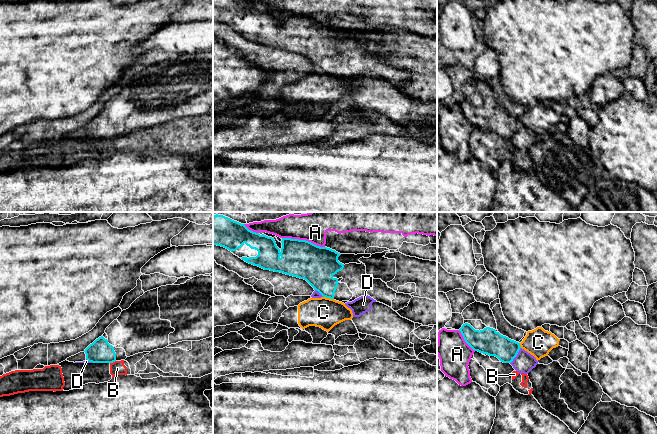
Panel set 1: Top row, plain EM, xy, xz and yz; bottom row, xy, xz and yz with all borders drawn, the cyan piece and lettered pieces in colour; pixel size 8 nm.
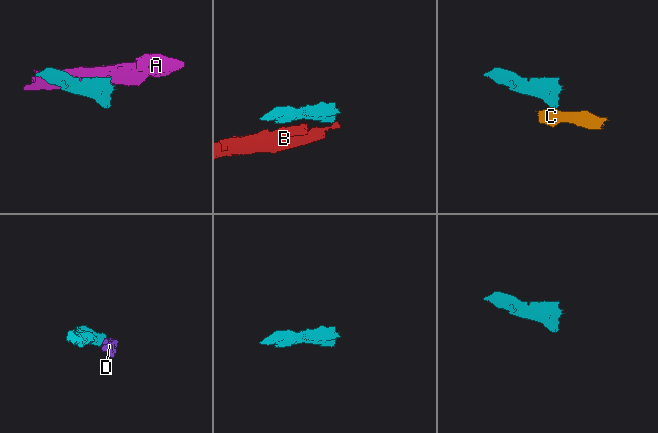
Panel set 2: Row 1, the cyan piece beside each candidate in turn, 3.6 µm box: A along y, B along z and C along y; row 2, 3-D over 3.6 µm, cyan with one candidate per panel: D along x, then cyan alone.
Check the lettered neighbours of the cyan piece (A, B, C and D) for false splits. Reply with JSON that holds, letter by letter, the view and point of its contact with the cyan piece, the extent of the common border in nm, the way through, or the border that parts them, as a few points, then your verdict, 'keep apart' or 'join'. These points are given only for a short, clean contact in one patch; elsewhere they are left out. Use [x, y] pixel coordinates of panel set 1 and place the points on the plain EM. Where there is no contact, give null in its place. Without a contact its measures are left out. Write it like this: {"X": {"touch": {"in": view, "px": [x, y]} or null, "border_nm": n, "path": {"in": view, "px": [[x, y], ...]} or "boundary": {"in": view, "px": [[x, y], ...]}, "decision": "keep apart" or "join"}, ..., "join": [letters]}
{"A": {"touch": {"in": "xz", "px": [303, 16]}, "border_nm": 360, "decision": "keep apart"}, "B": {"touch": {"in": "xy", "px": [112, 138]}, "border_nm": 50, "boundary": {"in": "xy", "px": [[115, 136], [110, 139]]}, "decision": "keep apart"}, "C": {"touch": {"in": "xz", "px": [328, 73]}, "border_nm": 90, "boundary": {"in": "xz", "px": [[323, 72], [333, 75]]}, "decision": "keep apart"}, "D": {"touch": {"in": "yz", "px": [516, 131]}, "border_nm": 160, "boundary": {"in": "yz", "px": [[520, 123], [517, 131], [510, 139]]}, "decision": "keep apart"}, "join": []}

